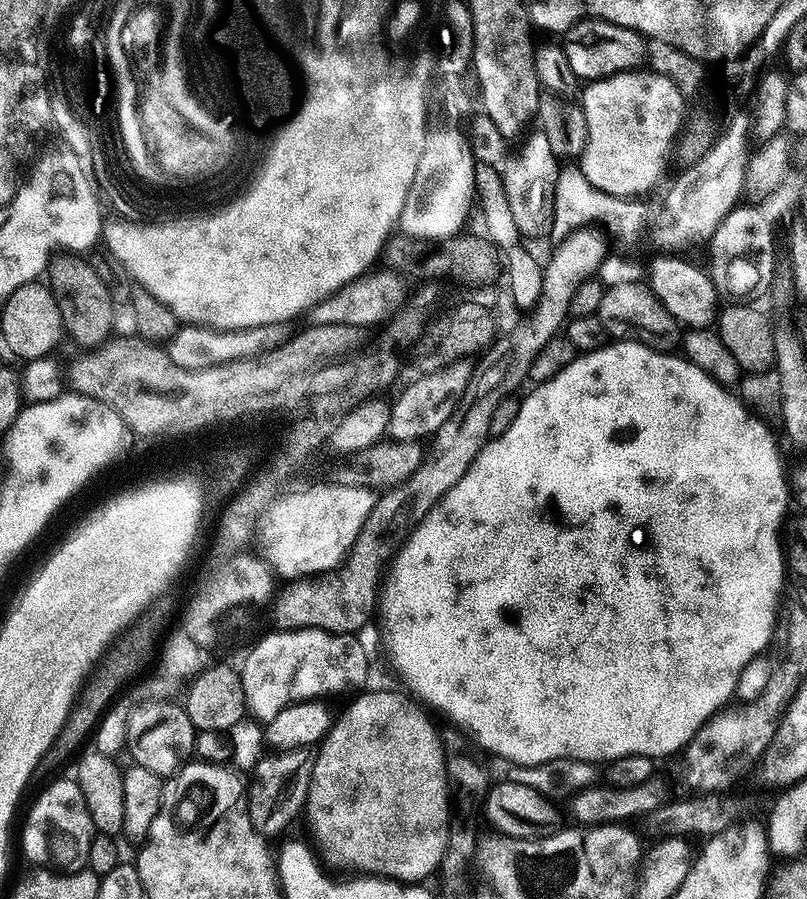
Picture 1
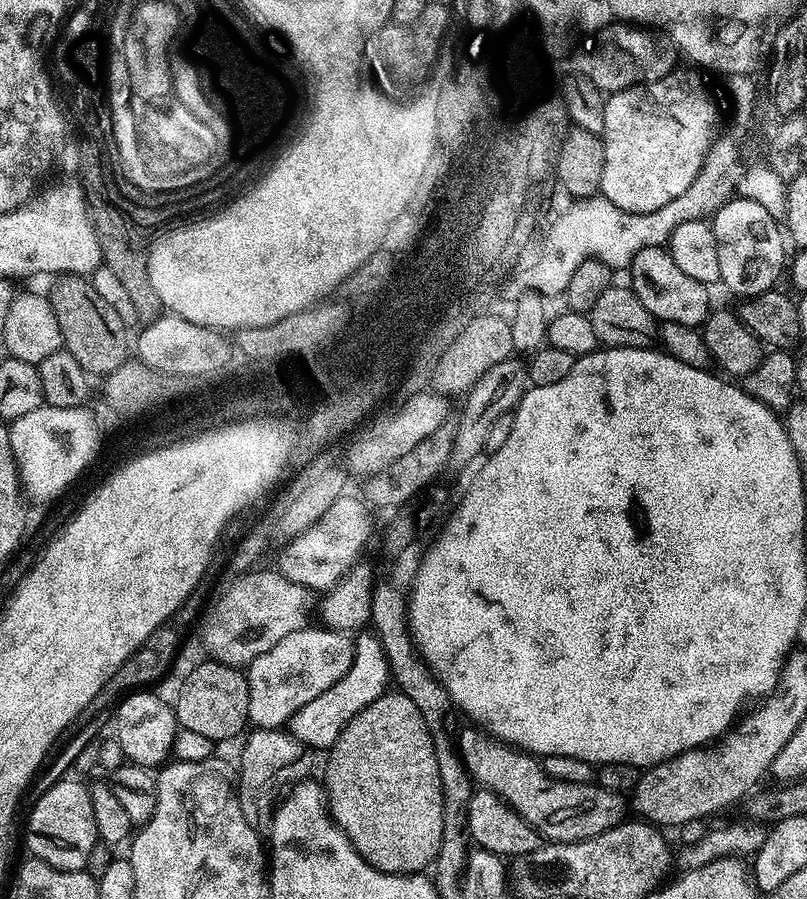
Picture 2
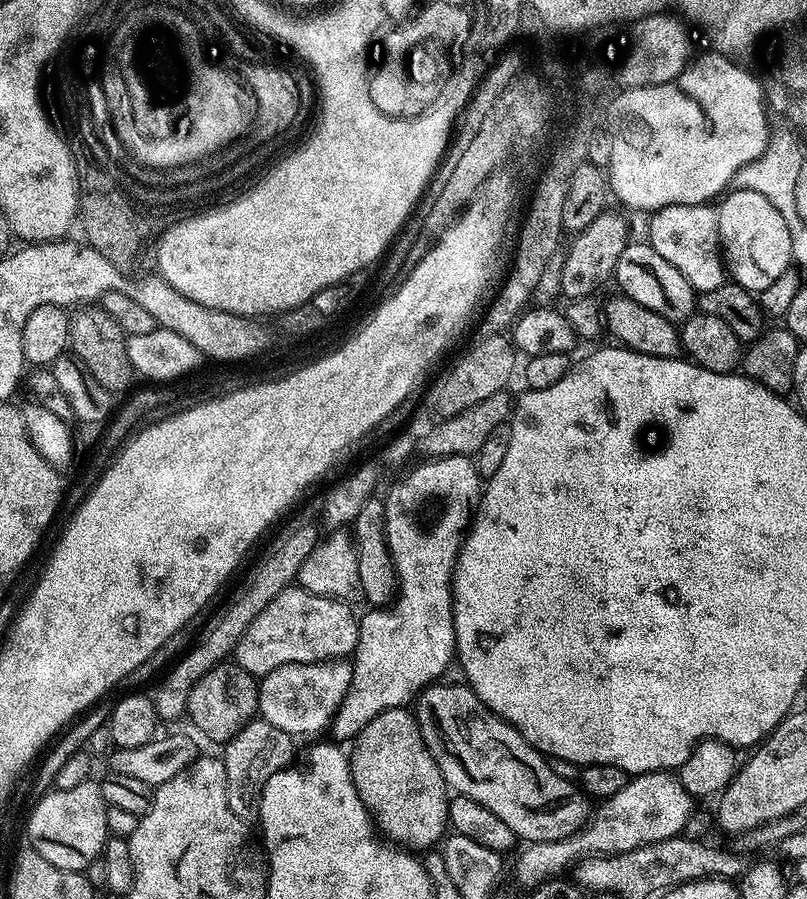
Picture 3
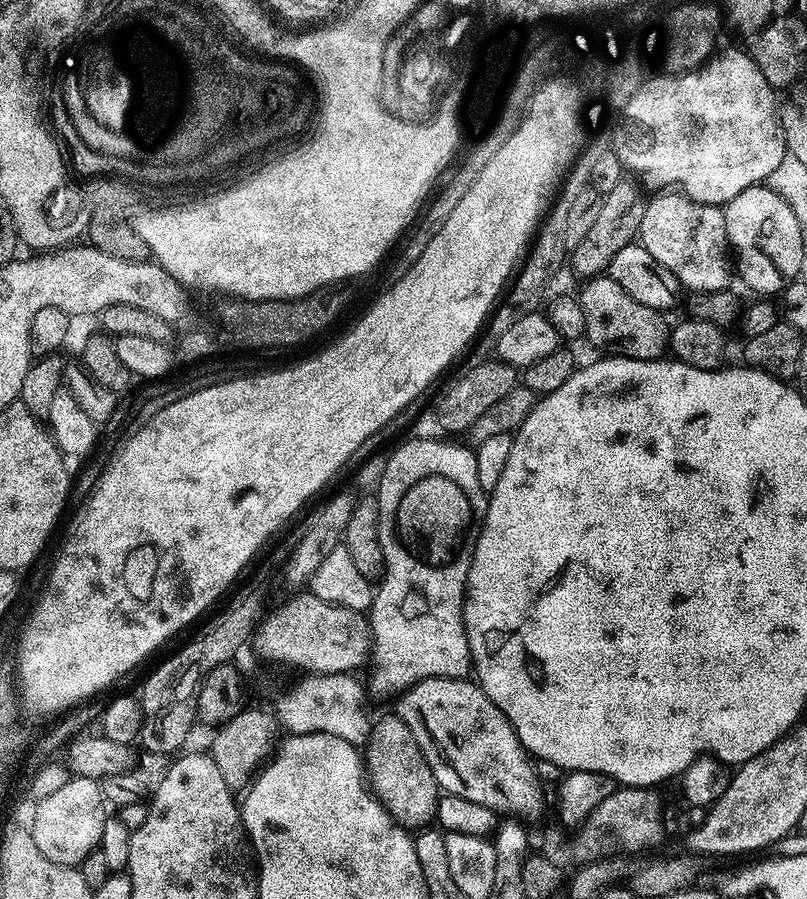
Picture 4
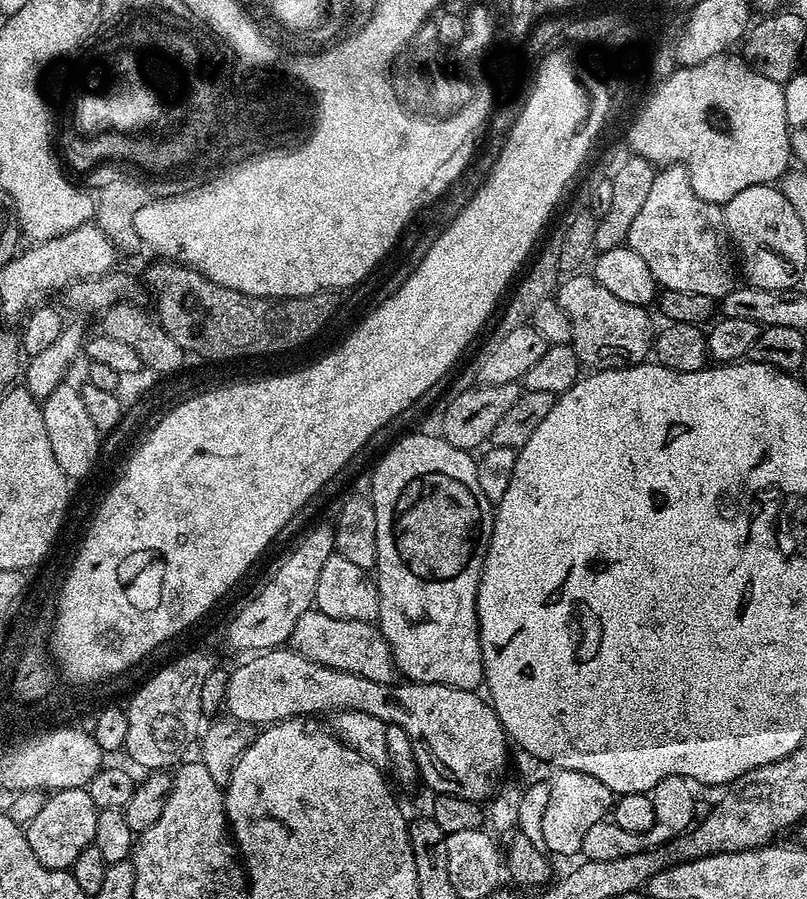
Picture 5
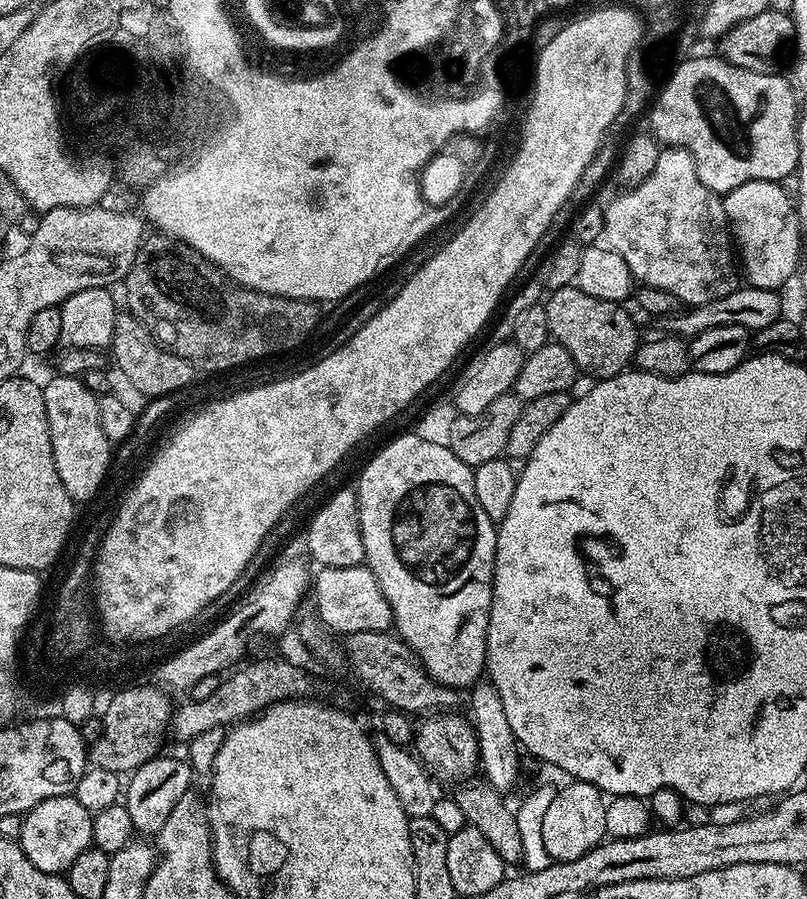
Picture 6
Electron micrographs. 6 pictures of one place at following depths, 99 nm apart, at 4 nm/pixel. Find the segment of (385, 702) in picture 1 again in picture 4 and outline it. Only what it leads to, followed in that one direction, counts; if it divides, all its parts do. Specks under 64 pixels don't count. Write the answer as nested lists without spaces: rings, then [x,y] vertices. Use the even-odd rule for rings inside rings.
[[[395,714],[384,716],[371,725],[366,747],[362,752],[362,763],[366,773],[366,783],[372,789],[372,795],[379,800],[380,805],[395,818],[396,823],[409,830],[423,830],[436,820],[436,808],[440,805],[442,789],[436,783],[434,774],[406,722],[402,722]]]

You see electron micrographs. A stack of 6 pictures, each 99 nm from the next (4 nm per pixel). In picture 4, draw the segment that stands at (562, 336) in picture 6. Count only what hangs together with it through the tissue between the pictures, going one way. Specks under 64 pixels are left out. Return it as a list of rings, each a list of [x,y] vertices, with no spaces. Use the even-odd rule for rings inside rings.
[[[607,274],[593,276],[588,284],[578,293],[578,299],[584,311],[584,336],[596,348],[601,348],[601,353],[629,356],[635,360],[658,360],[670,348],[670,324],[664,321],[661,313],[654,311],[650,306],[642,306],[642,302],[634,302],[618,282],[614,282]]]

